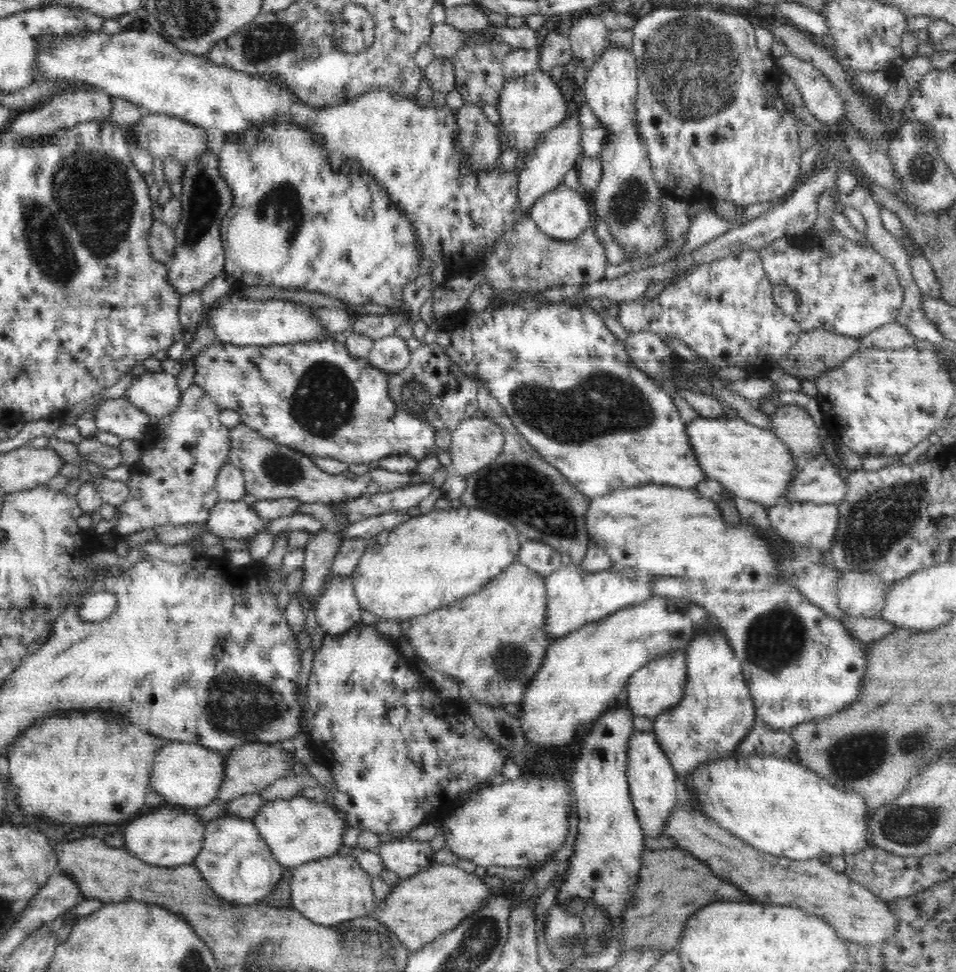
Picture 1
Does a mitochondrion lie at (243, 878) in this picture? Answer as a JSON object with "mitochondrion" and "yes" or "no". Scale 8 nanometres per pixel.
{"mitochondrion":"no"}

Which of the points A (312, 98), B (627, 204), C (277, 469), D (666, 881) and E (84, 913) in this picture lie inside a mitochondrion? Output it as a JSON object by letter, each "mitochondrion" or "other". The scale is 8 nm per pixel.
{"A":"other","B":"mitochondrion","C":"mitochondrion","D":"other","E":"other"}

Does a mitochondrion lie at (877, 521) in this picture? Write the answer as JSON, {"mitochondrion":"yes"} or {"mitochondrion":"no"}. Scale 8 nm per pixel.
{"mitochondrion":"yes"}

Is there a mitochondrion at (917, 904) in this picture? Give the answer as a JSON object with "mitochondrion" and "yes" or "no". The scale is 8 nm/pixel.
{"mitochondrion":"no"}

